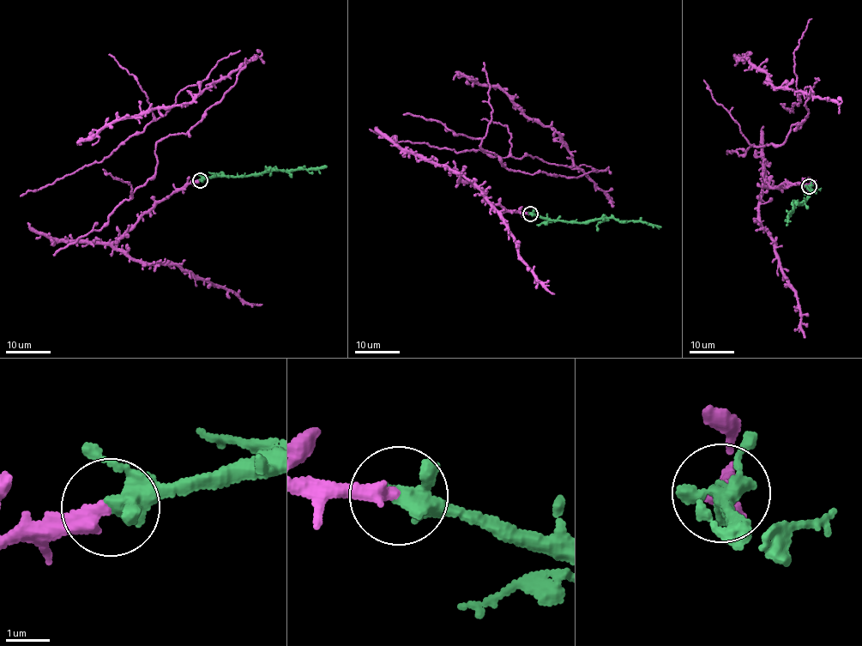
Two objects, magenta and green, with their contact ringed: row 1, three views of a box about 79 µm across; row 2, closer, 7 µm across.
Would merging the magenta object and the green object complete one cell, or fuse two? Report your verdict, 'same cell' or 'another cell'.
same cell

